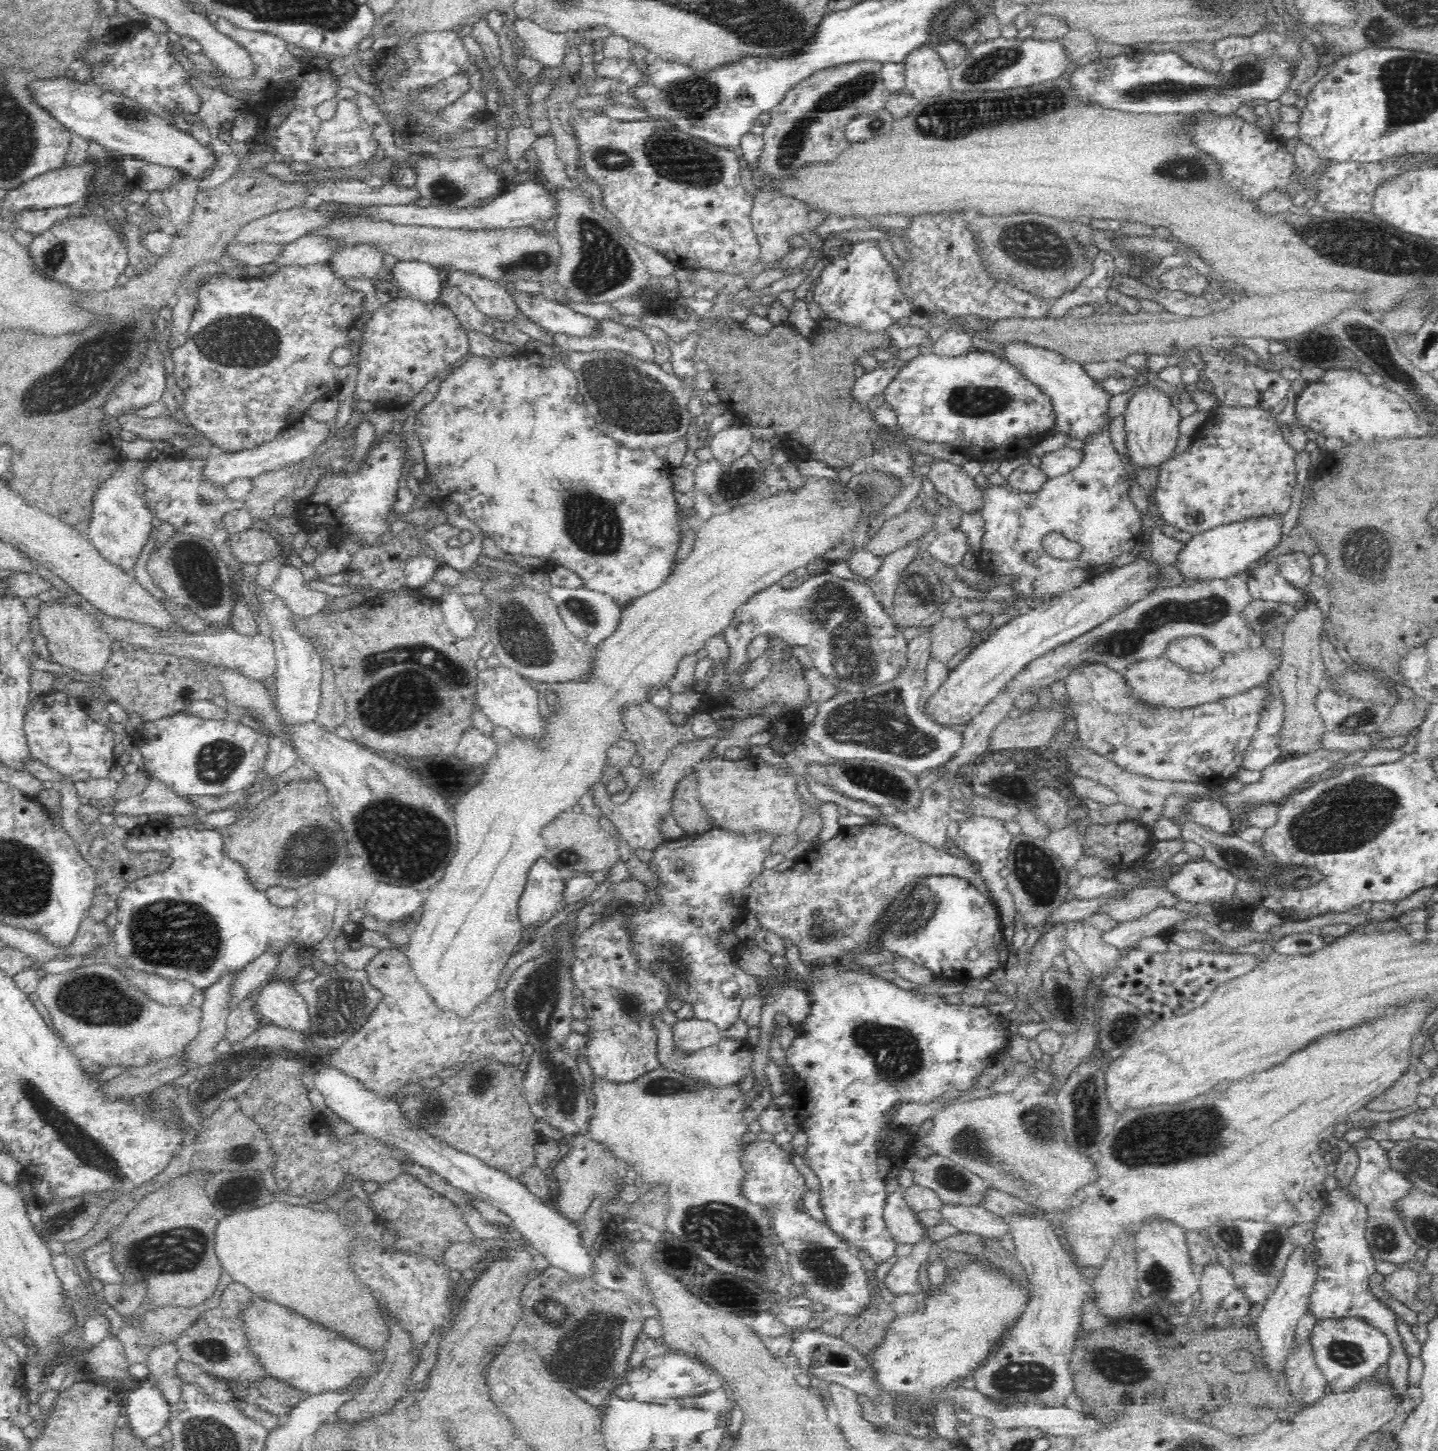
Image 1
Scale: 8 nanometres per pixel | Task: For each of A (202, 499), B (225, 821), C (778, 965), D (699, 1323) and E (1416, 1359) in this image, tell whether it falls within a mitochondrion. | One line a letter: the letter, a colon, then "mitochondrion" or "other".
A: mitochondrion
B: other
C: other
D: other
E: other

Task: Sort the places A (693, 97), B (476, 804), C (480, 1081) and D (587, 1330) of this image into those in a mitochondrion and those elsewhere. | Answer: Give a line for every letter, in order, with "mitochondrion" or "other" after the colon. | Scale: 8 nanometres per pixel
A: mitochondrion
B: other
C: mitochondrion
D: mitochondrion

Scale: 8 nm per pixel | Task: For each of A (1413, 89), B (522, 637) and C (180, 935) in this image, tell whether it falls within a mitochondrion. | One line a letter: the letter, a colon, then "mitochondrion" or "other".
A: mitochondrion
B: mitochondrion
C: mitochondrion

